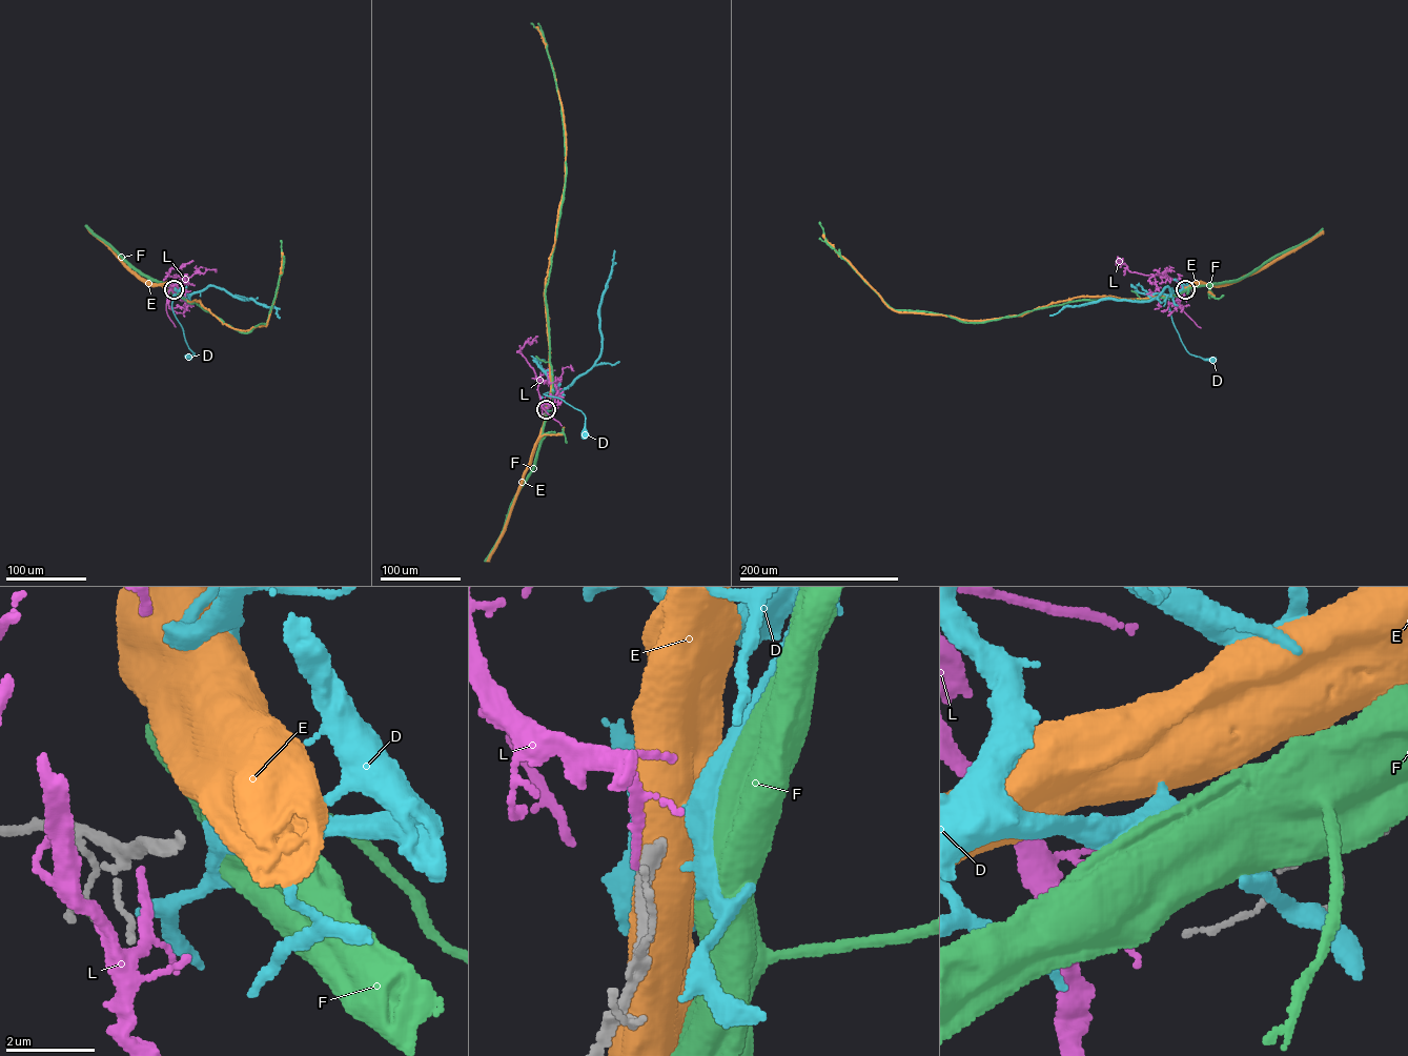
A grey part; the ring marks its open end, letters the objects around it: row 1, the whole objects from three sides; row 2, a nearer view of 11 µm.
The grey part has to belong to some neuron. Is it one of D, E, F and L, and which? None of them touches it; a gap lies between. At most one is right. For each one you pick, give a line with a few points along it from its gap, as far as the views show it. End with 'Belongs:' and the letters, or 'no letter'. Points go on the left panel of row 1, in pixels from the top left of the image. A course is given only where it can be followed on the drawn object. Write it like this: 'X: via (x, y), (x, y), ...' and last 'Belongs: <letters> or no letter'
Belongs: no letter

